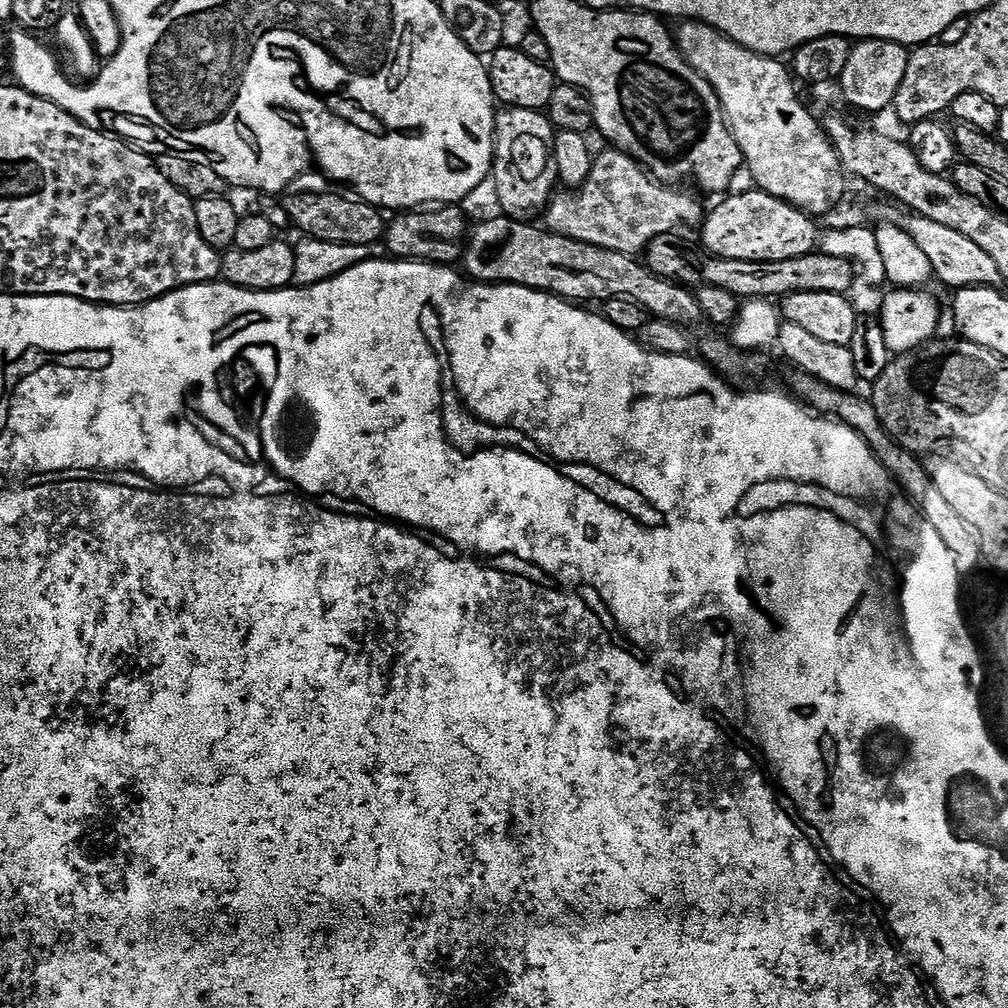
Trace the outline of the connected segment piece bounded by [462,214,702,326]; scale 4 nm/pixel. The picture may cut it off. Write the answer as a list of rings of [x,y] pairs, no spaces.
[[[496,214],[493,220],[484,220],[481,224],[473,223],[466,236],[466,243],[462,248],[463,271],[473,281],[486,284],[525,284],[527,288],[536,288],[540,292],[550,292],[553,296],[569,302],[588,302],[595,296],[607,298],[610,296],[625,296],[634,302],[638,302],[648,312],[649,317],[681,326],[689,326],[697,319],[701,319],[702,313],[695,295],[682,284],[675,284],[669,280],[663,280],[658,274],[648,269],[647,263],[639,259],[627,256],[614,250],[606,250],[598,246],[590,246],[584,242],[578,242],[574,238],[559,236],[556,232],[549,232],[543,227],[531,228],[531,223],[520,218],[513,218],[503,214]]]

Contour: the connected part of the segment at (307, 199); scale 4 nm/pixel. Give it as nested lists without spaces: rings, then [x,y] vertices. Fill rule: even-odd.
[[[304,192],[301,196],[292,196],[286,200],[288,219],[293,225],[301,228],[305,237],[312,237],[322,242],[340,243],[342,246],[368,246],[379,245],[384,239],[386,231],[386,220],[383,220],[381,209],[365,204],[359,198],[347,200],[344,196],[331,196],[328,192]]]

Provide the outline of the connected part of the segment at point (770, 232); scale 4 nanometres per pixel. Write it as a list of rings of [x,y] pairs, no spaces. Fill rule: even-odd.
[[[751,190],[740,192],[737,196],[729,195],[716,209],[709,211],[702,221],[704,228],[703,247],[713,256],[722,258],[742,258],[750,262],[786,262],[786,258],[802,258],[806,254],[817,251],[818,231],[817,221],[808,213],[784,200],[774,198],[768,192]]]

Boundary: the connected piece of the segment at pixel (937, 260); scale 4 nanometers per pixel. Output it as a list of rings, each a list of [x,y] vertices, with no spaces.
[[[915,214],[905,215],[902,227],[918,242],[918,250],[930,258],[932,275],[941,280],[951,290],[979,286],[995,288],[1005,283],[1002,274],[998,274],[998,266],[986,250],[982,250],[975,242],[970,242],[966,234],[958,234],[958,230],[950,230],[950,226],[942,226],[939,222],[930,222],[930,218],[922,218]]]

